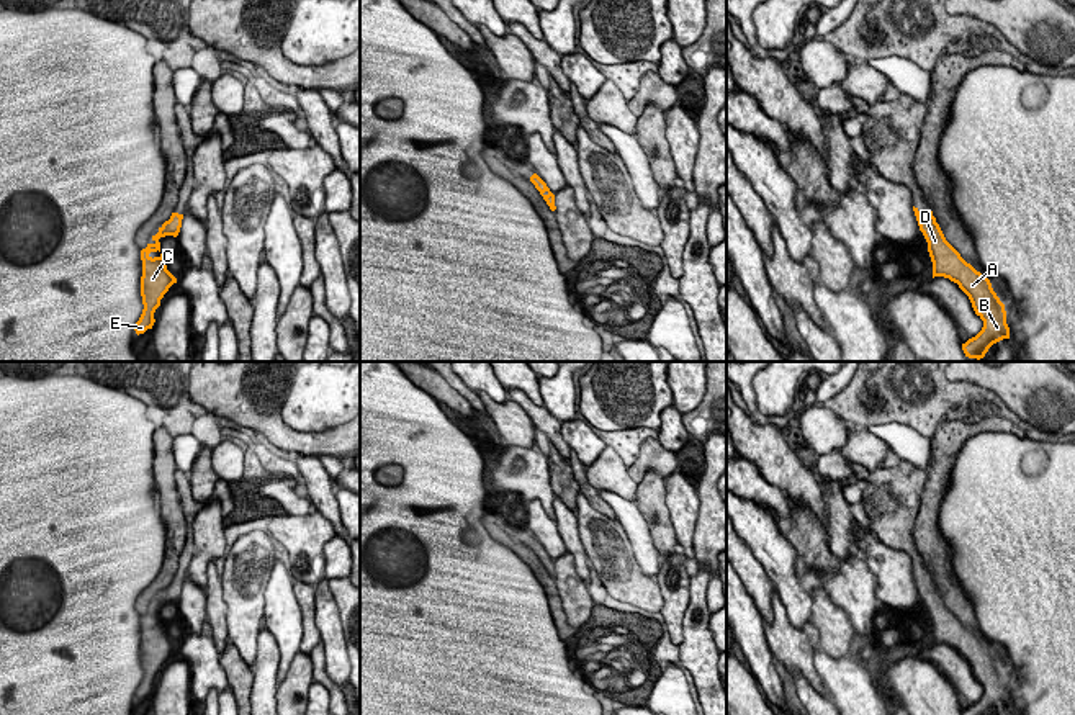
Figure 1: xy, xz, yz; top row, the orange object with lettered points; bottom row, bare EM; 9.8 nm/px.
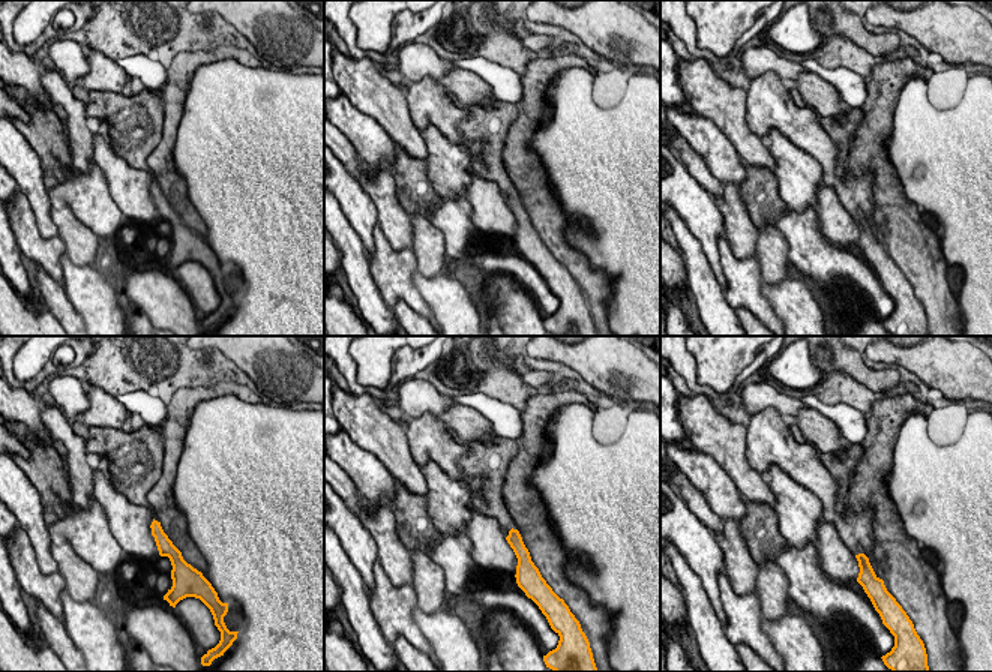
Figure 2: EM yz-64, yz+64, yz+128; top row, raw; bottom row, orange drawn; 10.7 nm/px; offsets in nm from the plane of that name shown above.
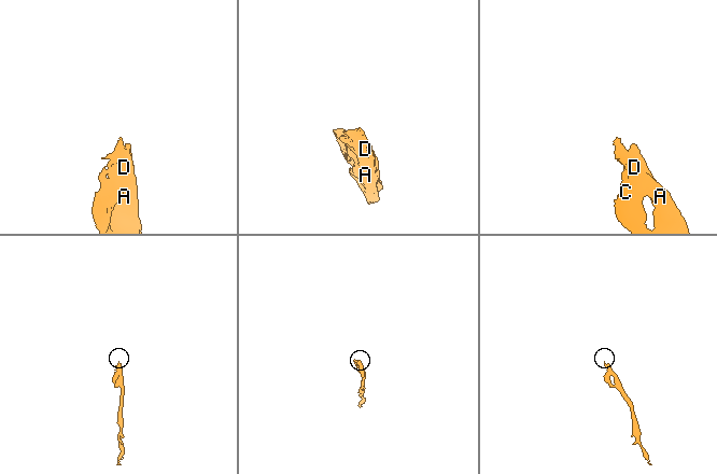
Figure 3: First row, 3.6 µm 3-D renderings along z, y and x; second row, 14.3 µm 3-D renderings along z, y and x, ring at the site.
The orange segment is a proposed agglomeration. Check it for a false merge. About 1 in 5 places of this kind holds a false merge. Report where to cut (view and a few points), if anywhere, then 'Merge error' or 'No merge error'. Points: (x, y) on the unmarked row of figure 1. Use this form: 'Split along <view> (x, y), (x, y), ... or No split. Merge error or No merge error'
No split. No merge error

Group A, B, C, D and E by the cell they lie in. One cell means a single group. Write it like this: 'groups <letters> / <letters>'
groups A B C D E

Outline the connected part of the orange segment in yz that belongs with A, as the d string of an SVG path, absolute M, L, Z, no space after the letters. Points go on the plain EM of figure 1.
M913 573L920 597L928 609L933 628L933 645L944 643L957 650L969 663L975 681L983 687L982 697L962 710L962 715L990 715L993 710L1010 705L1005 671L992 654L990 646L967 630L946 607L933 578L923 582Z

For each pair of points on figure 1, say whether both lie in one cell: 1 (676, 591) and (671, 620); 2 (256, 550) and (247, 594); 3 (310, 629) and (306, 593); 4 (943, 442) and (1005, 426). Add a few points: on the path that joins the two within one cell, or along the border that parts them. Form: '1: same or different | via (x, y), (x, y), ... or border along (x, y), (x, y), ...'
1: same | via (676, 598), (673, 614)
2: same | via (249, 562), (247, 583)
3: same | via (310, 620), (306, 601)
4: same | via (958, 432), (990, 426)

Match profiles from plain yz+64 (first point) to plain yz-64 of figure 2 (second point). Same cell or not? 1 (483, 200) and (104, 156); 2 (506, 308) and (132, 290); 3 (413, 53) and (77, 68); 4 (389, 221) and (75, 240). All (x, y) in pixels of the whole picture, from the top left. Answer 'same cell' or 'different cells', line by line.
1: same cell
2: same cell
3: same cell
4: different cells

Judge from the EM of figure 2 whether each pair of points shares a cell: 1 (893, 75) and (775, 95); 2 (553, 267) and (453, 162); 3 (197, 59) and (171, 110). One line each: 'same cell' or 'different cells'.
1: different cells
2: different cells
3: same cell

